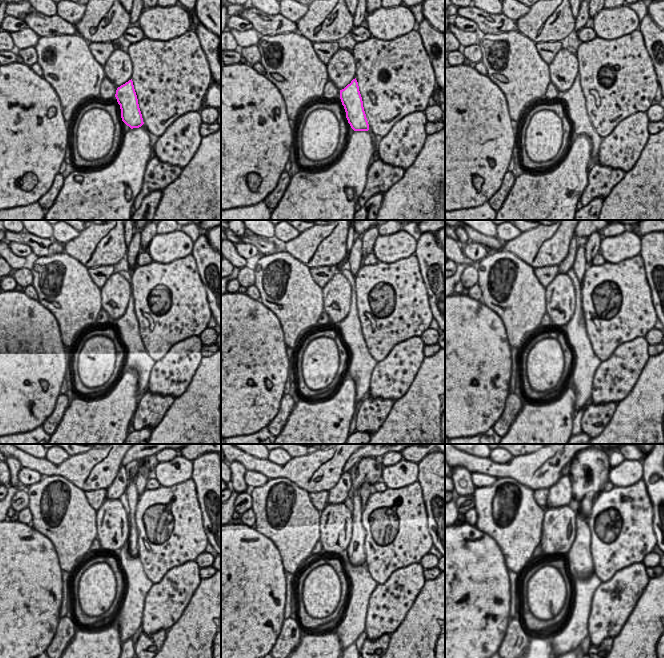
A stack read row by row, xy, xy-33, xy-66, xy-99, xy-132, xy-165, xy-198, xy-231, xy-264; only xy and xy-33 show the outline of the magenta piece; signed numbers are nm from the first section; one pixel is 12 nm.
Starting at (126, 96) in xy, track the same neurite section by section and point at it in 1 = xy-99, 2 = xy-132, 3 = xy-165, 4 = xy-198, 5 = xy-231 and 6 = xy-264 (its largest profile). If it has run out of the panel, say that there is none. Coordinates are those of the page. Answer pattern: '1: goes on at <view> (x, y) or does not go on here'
1: goes on at xy-99 (128, 325)
2: goes on at xy-132 (362, 364)
3: goes on at xy-165 (587, 363)
4: goes on at xy-198 (132, 612)
5: goes on at xy-231 (353, 625)
6: goes on at xy-264 (576, 630)

